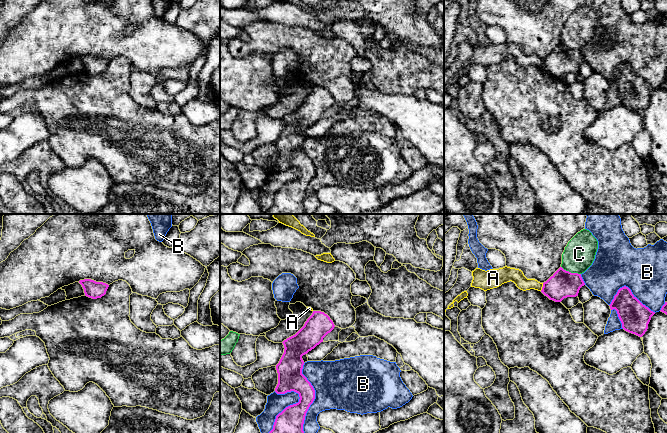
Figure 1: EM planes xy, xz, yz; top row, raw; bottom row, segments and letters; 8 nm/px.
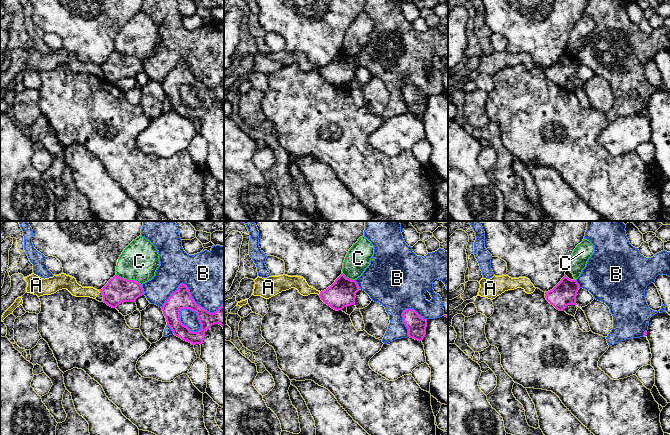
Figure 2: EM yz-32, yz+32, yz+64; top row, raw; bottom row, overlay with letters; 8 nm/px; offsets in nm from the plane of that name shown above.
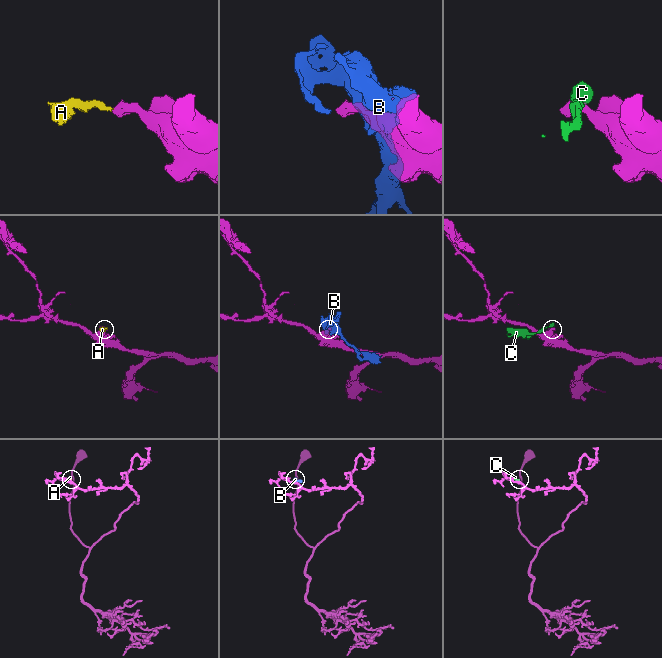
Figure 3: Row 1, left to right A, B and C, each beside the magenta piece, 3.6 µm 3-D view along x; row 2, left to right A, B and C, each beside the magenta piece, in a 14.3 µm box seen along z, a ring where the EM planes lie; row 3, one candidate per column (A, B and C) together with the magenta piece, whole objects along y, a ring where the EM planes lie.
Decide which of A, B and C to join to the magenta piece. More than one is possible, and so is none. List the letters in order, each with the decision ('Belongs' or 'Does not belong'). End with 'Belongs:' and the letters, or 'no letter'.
A: Does not belong
B: Does not belong
C: Does not belong
Belongs: no letter

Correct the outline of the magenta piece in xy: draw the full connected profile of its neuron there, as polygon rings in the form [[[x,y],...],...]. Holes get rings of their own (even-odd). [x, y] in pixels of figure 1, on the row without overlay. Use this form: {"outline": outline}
{"outline": [[[91,55],[80,56],[79,59],[84,65],[85,72],[92,75],[101,74],[104,72],[109,63],[109,61],[106,59],[96,58]]]}

